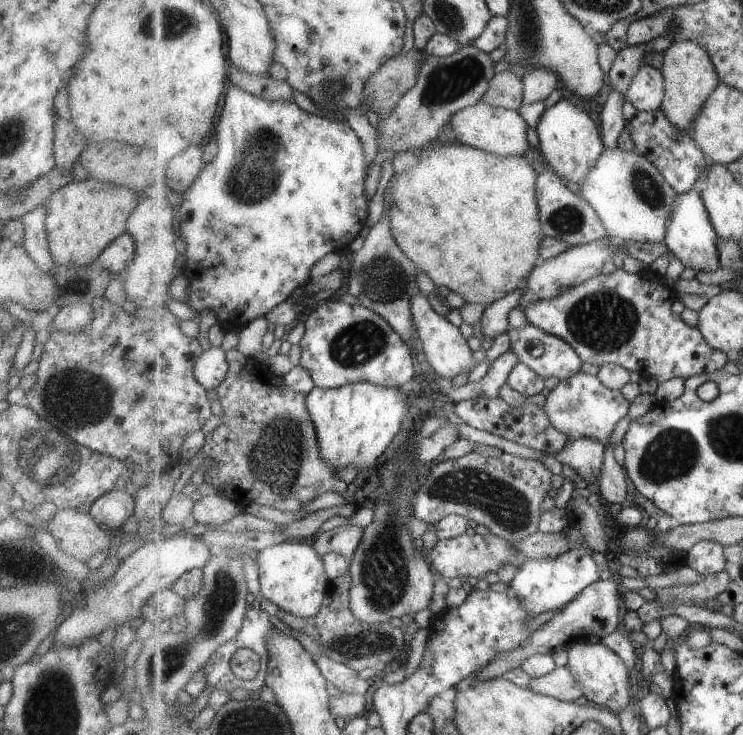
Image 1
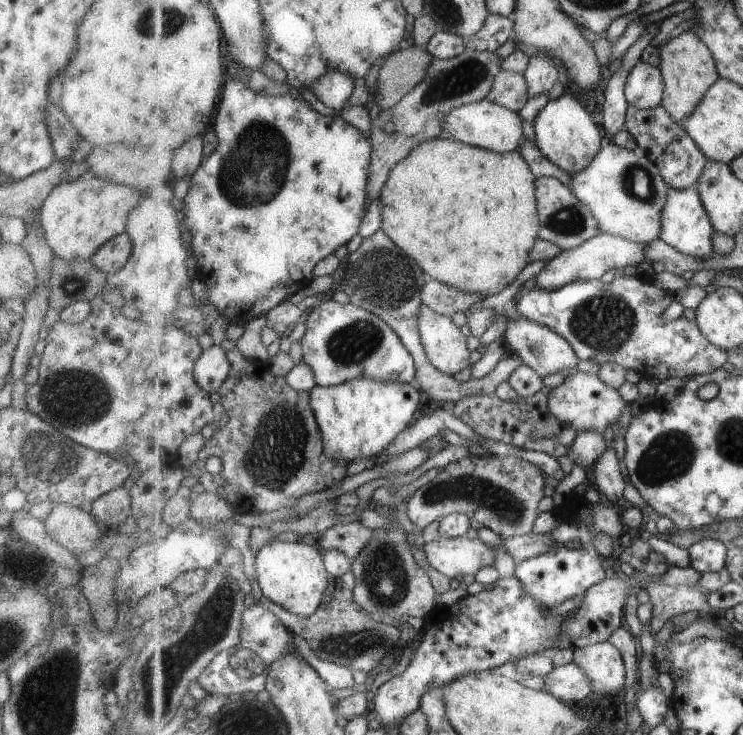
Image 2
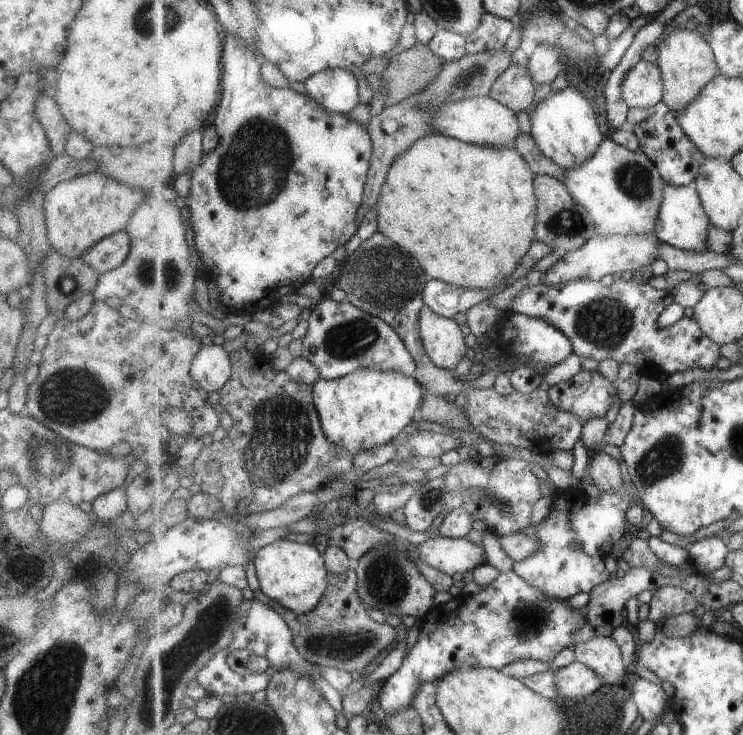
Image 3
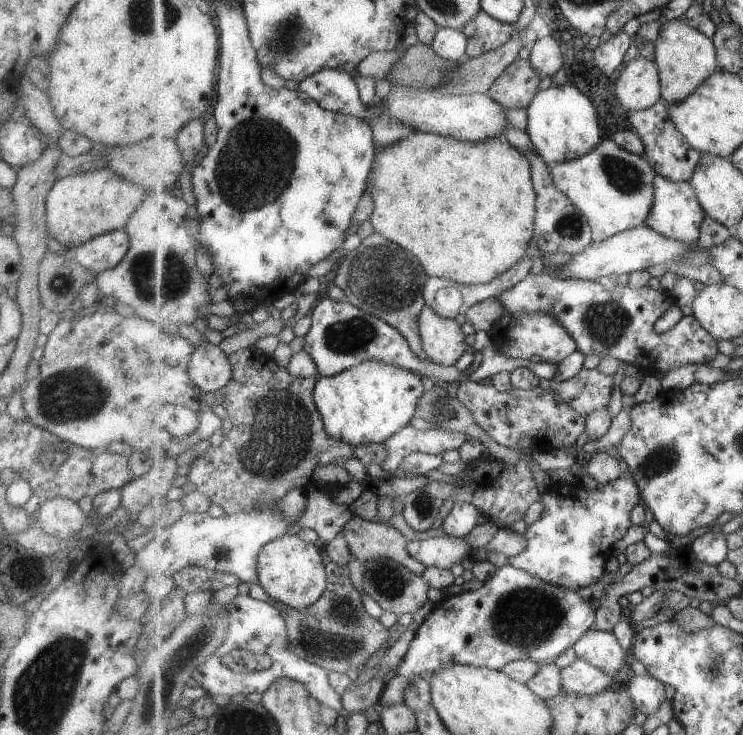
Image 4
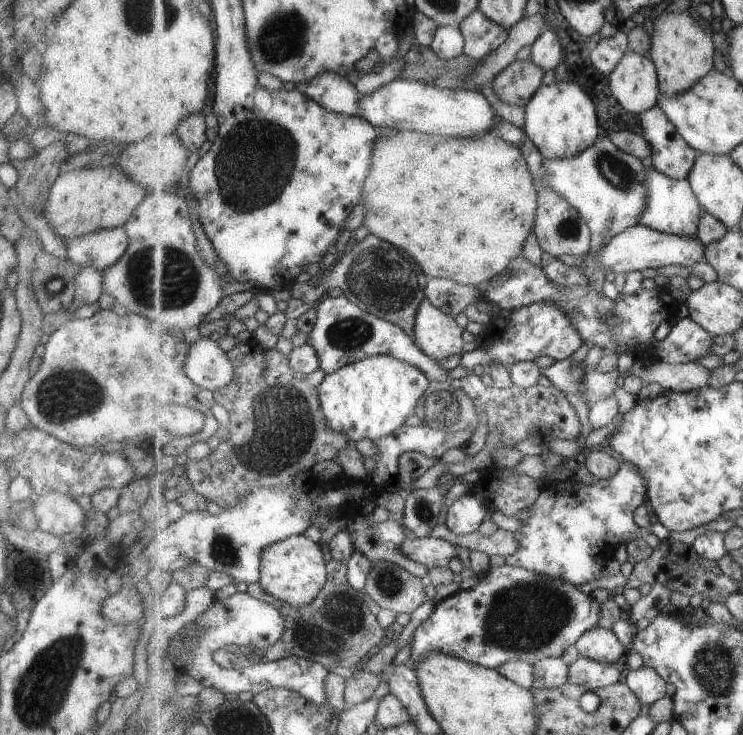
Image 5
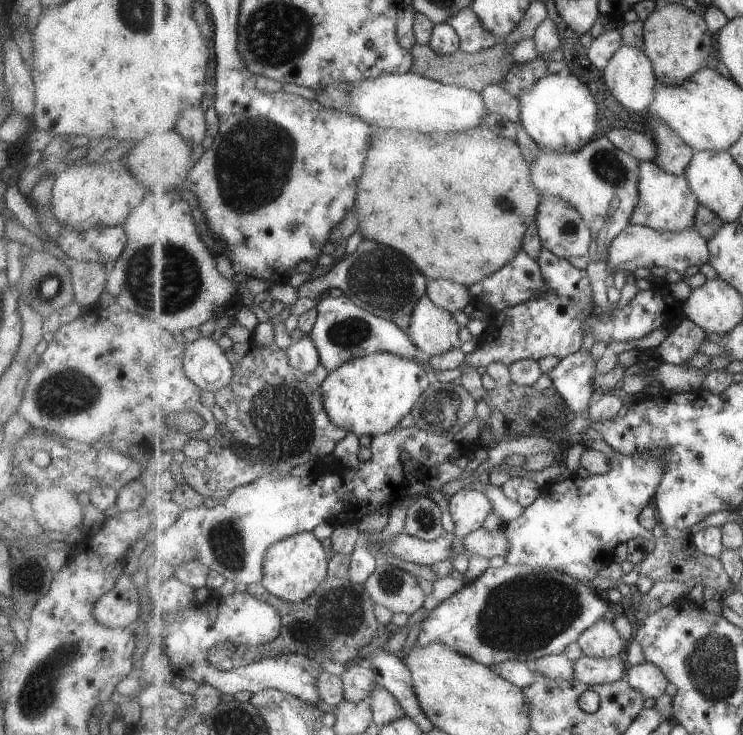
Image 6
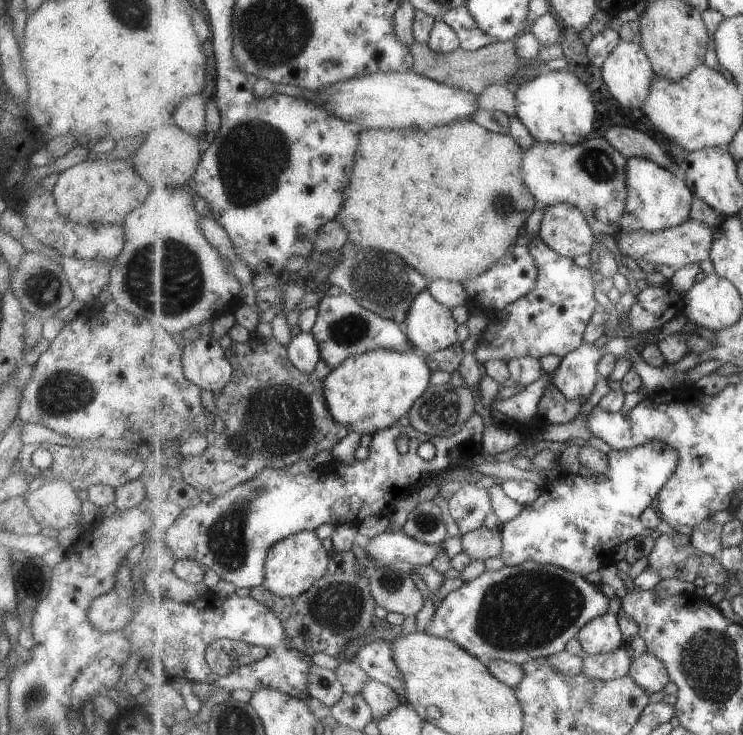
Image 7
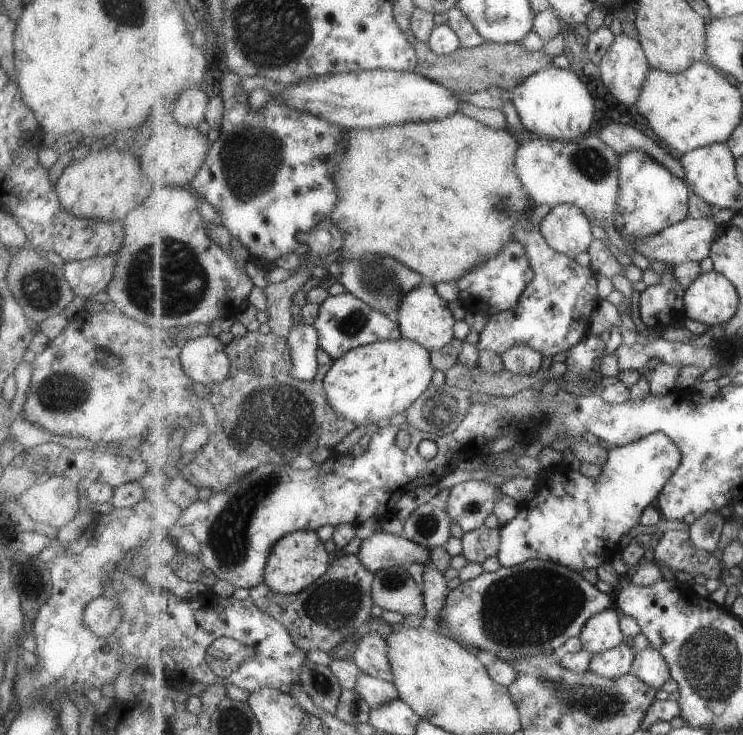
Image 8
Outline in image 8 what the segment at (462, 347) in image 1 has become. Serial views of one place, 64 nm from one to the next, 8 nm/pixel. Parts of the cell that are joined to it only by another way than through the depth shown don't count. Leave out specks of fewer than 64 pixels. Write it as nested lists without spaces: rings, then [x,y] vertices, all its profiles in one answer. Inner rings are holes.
[[[424,280],[420,286],[401,300],[396,320],[400,324],[403,337],[419,342],[431,352],[448,346],[449,342],[455,339],[455,334],[453,334],[455,316],[449,310],[449,304],[439,295],[435,284],[429,280]]]

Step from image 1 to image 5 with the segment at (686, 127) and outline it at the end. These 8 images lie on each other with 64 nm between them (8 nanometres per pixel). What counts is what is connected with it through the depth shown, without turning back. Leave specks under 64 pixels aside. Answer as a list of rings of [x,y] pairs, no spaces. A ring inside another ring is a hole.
[[[665,8],[655,19],[650,38],[650,56],[656,63],[660,76],[660,90],[665,95],[677,95],[690,90],[715,66],[713,33],[693,14],[687,11],[672,11]]]

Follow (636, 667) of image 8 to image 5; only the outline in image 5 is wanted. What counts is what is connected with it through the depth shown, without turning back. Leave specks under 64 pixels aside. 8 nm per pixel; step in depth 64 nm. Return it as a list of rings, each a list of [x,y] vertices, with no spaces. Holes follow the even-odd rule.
[[[647,665],[638,670],[630,670],[626,684],[637,694],[642,704],[652,705],[667,695],[667,682],[655,668]]]

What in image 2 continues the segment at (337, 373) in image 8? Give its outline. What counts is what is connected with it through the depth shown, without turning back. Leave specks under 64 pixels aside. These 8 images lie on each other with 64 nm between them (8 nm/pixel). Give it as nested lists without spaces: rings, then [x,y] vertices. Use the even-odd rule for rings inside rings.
[[[357,376],[349,382],[335,386],[318,384],[310,393],[313,394],[310,405],[315,409],[317,422],[320,423],[323,433],[325,454],[332,456],[337,462],[348,463],[360,458],[377,458],[405,428],[413,423],[424,410],[427,399],[426,395],[413,384],[396,380],[379,380],[368,376]]]

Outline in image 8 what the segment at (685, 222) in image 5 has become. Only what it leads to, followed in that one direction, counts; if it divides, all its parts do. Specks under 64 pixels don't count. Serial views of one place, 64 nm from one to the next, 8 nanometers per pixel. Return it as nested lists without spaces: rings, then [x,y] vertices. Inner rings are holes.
[[[633,149],[620,156],[619,208],[614,222],[624,241],[641,241],[685,221],[690,214],[691,188],[668,167],[644,151]]]

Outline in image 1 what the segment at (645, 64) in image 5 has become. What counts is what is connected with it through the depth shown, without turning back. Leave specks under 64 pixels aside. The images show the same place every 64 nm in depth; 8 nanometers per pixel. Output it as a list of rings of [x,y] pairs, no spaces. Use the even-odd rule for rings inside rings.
[[[644,65],[633,78],[626,100],[638,110],[655,111],[664,104],[666,83],[662,70]]]

